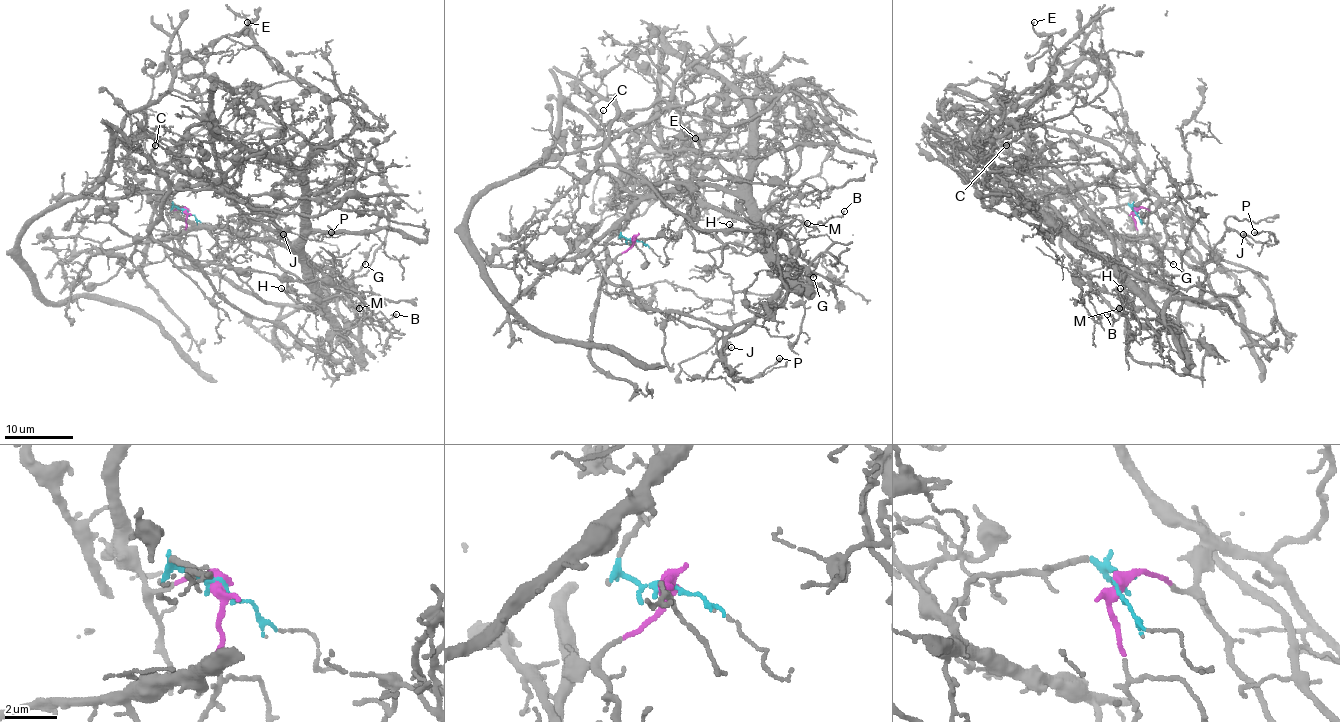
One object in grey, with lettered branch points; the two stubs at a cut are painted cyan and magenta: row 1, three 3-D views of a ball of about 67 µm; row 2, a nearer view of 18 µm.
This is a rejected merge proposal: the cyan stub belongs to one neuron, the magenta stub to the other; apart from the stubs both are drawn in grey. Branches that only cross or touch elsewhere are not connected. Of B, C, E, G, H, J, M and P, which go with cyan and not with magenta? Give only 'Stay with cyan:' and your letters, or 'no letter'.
Stay with cyan: C, E, H

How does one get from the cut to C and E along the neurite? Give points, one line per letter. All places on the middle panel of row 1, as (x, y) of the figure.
C: (634, 239), (621, 234), (627, 195), (728, 176), (621, 119), (600, 131), (603, 111)
E: (634, 239), (610, 176), (580, 152), (537, 160), (559, 106), (622, 167), (696, 138)

